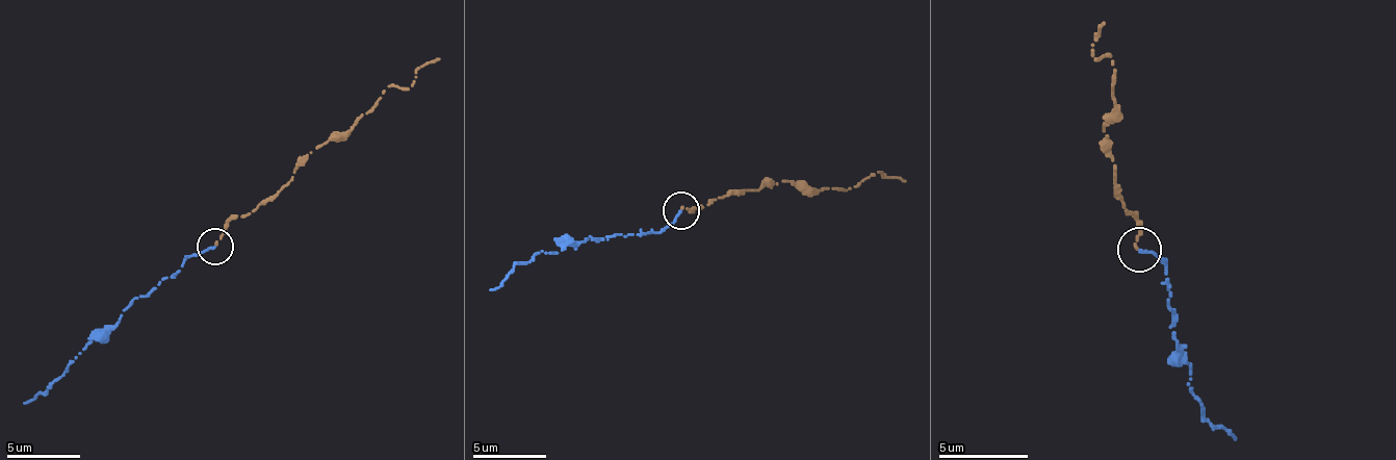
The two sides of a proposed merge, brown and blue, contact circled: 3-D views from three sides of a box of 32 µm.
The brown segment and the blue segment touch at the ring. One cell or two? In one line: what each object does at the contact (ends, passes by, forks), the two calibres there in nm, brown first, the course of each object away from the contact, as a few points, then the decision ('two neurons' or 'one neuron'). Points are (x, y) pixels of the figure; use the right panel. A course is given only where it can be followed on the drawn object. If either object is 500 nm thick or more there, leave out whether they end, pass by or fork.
brown ends | blue ends | 150/190 nm | brown via (1138, 249), (1138, 222), (1120, 200), (1111, 142), (1103, 132), (1116, 106), (1111, 57), (1093, 52), (1103, 21) | blue via (1138, 249), (1165, 261), (1169, 329), (1191, 364), (1187, 386), (1214, 427), (1236, 440) | one neuron

